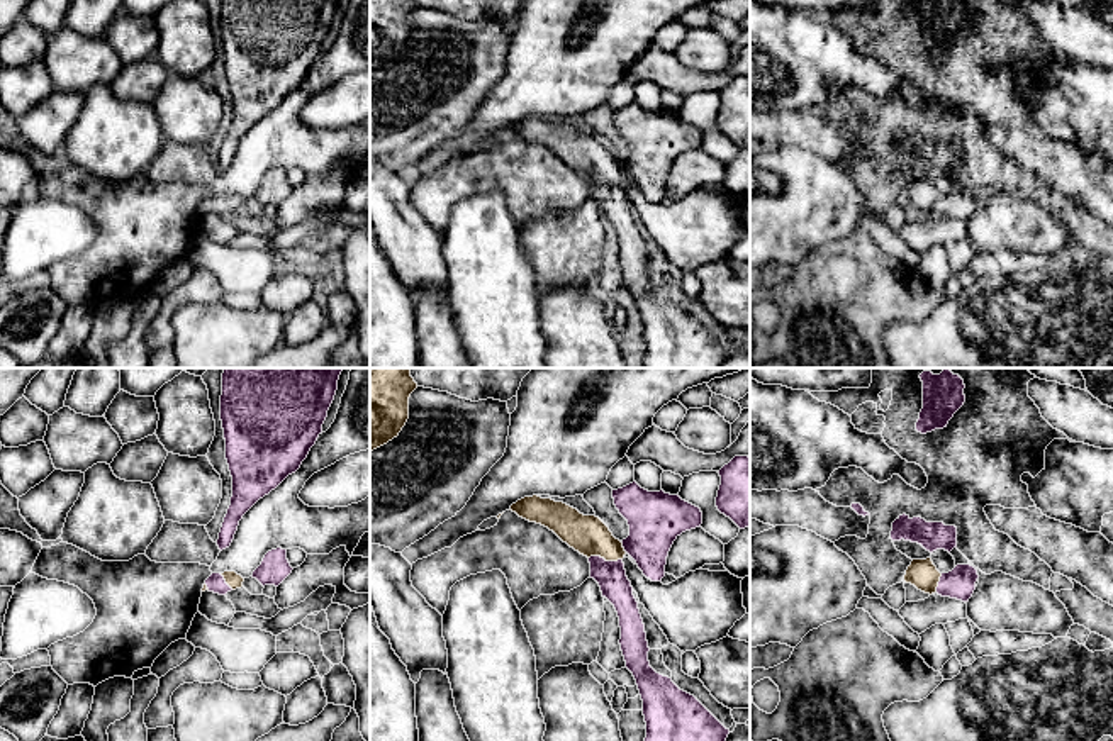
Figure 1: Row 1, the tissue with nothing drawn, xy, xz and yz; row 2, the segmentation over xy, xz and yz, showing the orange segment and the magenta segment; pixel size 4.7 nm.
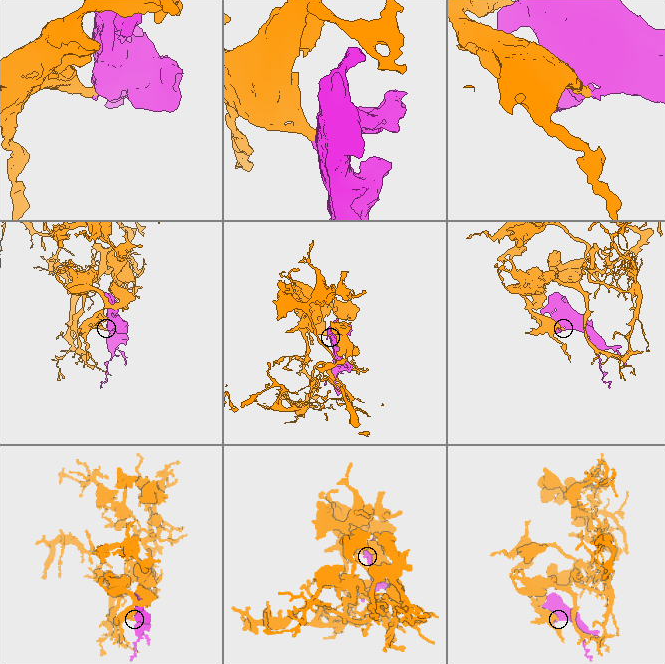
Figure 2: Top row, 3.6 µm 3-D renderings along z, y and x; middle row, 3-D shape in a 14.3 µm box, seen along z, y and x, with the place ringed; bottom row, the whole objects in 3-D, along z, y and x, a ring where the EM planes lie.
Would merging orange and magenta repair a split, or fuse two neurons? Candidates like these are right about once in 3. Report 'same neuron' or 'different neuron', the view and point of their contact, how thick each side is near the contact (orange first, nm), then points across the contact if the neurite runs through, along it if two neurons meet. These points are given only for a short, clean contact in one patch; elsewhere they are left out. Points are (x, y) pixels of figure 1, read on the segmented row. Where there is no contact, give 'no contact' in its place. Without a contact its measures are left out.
same neuron; contact xz (606, 560); calibres 190 and 140 nm; way xz (587, 534), (606, 560), (606, 568), (611, 575)

